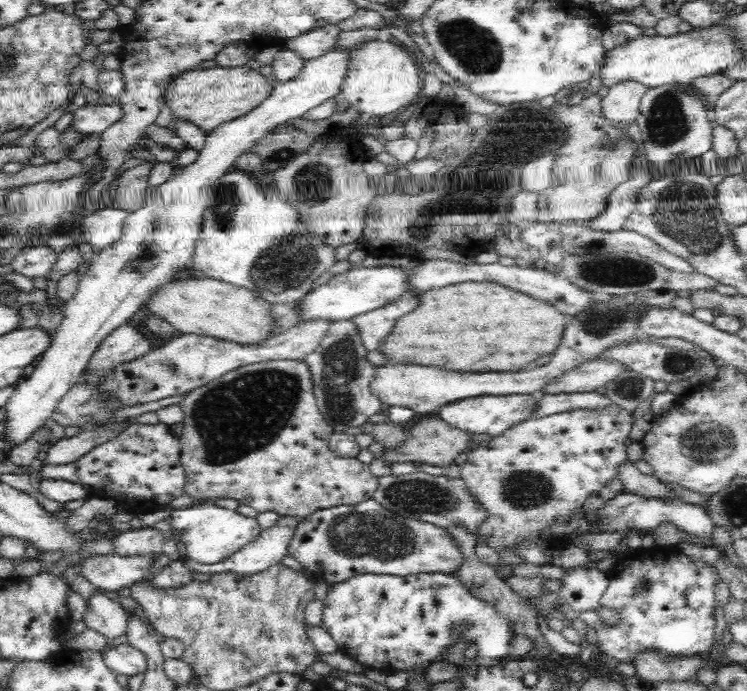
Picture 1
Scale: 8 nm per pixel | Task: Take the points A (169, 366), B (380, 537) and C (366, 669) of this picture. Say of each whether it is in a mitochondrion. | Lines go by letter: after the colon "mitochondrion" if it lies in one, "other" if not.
A: mitochondrion
B: mitochondrion
C: other

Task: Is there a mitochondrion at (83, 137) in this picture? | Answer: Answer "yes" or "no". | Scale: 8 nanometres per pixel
no

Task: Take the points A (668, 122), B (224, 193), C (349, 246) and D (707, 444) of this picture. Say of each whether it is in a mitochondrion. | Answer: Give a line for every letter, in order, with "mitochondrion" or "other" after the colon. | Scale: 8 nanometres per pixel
A: mitochondrion
B: mitochondrion
C: other
D: mitochondrion

